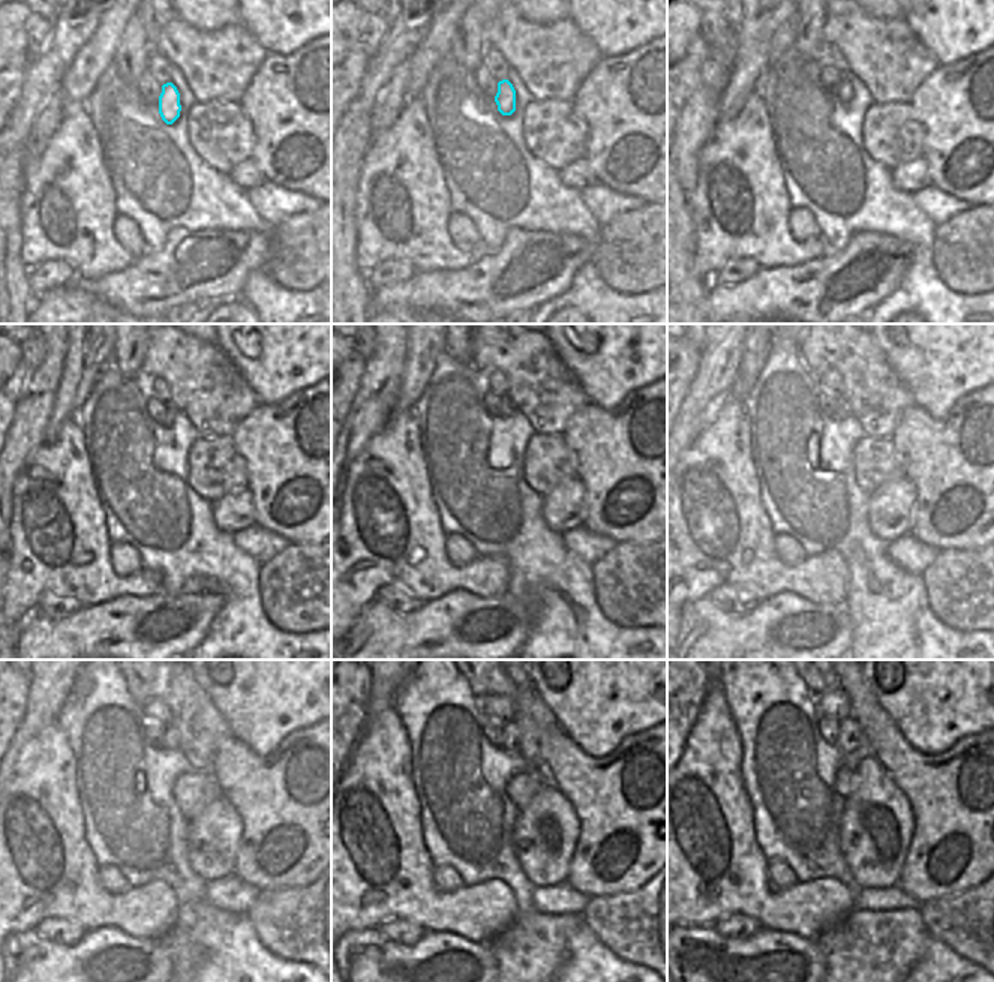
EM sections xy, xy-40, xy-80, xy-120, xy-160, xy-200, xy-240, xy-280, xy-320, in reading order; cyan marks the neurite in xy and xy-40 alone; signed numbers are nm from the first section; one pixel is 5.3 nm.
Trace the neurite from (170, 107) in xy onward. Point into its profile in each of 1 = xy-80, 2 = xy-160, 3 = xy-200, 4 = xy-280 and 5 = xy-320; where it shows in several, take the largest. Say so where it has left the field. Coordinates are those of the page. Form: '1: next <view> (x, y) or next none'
1: next xy-80 (843, 90)
2: next xy-160 (507, 408)
3: next xy-200 (843, 410)
4: next xy-280 (510, 739)
5: next xy-320 (849, 739)

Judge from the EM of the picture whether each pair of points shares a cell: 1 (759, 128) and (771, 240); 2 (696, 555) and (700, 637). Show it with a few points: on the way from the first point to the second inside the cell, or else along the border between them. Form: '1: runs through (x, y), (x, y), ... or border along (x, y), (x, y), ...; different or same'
1: runs through (759, 156), (759, 212); same
2: border along (706, 597), (690, 600), (682, 607); different

